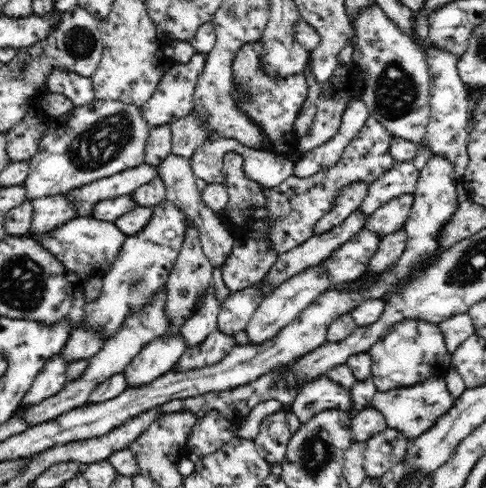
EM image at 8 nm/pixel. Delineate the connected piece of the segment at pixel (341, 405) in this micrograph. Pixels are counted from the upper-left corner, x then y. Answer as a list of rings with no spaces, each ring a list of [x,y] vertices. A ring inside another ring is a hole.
[[[326,375],[304,383],[296,398],[287,406],[287,410],[294,413],[301,423],[308,422],[319,412],[330,409],[350,413],[352,401],[350,401],[349,390],[329,380]]]

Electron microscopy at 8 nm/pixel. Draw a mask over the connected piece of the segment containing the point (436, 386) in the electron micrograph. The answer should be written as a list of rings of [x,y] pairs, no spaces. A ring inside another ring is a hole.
[[[442,374],[414,384],[414,386],[396,388],[388,392],[376,392],[369,406],[379,410],[386,419],[386,424],[399,430],[406,438],[414,439],[432,426],[437,418],[452,408],[455,398],[448,393]]]

